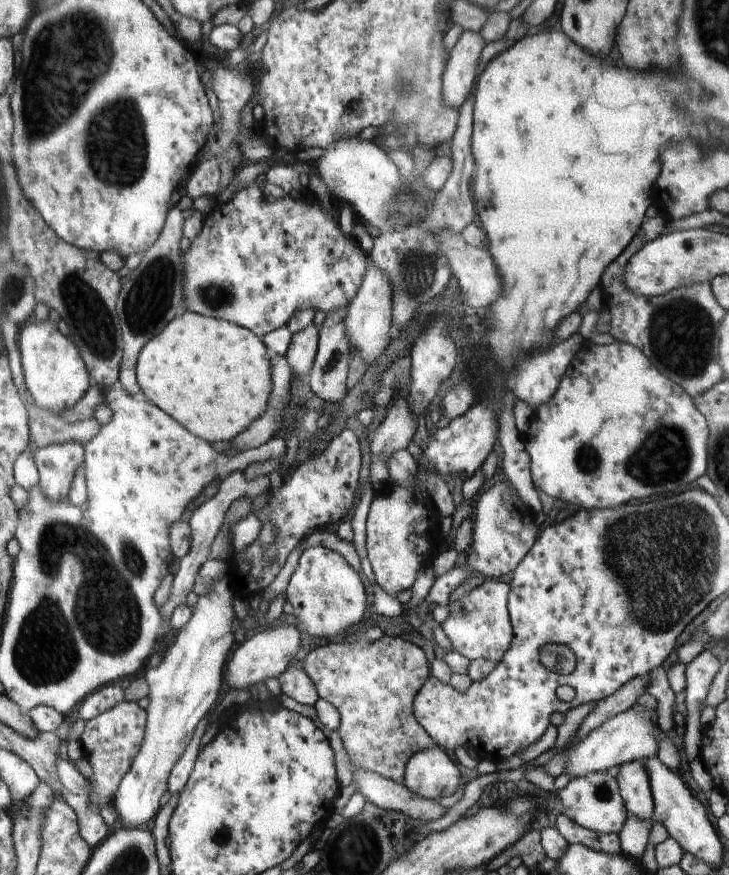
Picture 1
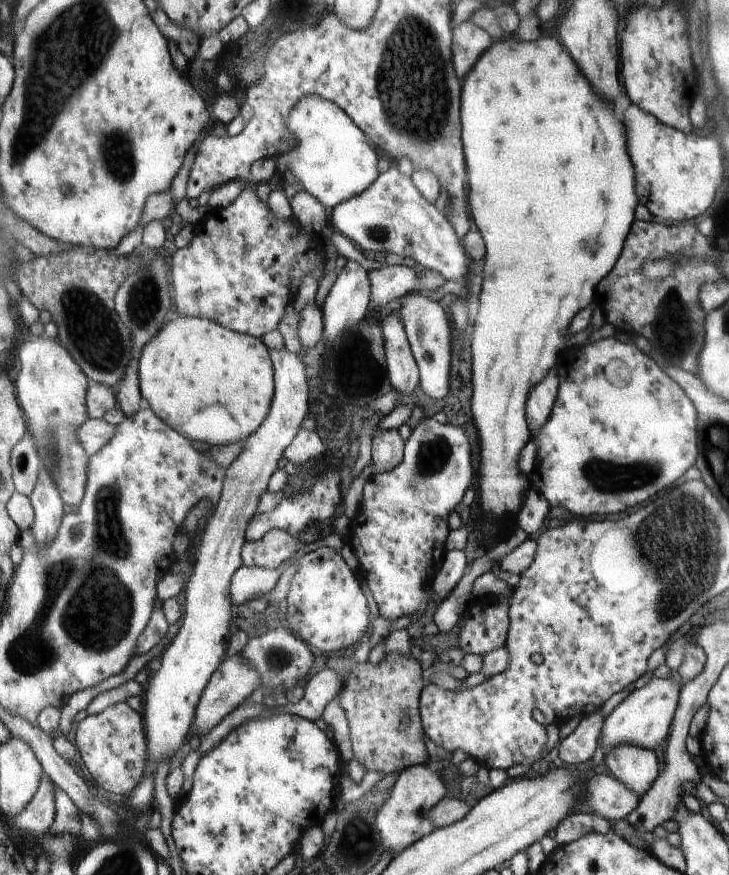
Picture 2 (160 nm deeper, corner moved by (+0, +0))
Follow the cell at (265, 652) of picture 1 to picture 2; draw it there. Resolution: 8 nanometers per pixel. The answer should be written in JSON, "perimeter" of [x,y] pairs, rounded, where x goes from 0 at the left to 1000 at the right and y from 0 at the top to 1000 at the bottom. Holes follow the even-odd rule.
{"perimeter":[[[326,746],[311,752],[311,754],[307,753],[306,759],[302,760],[300,765],[296,765],[294,773],[285,778],[277,797],[273,798],[267,807],[266,825],[262,830],[266,840],[280,841],[294,830],[299,830],[306,821],[310,821],[346,793],[346,790],[355,784],[355,779],[353,768]]]}

